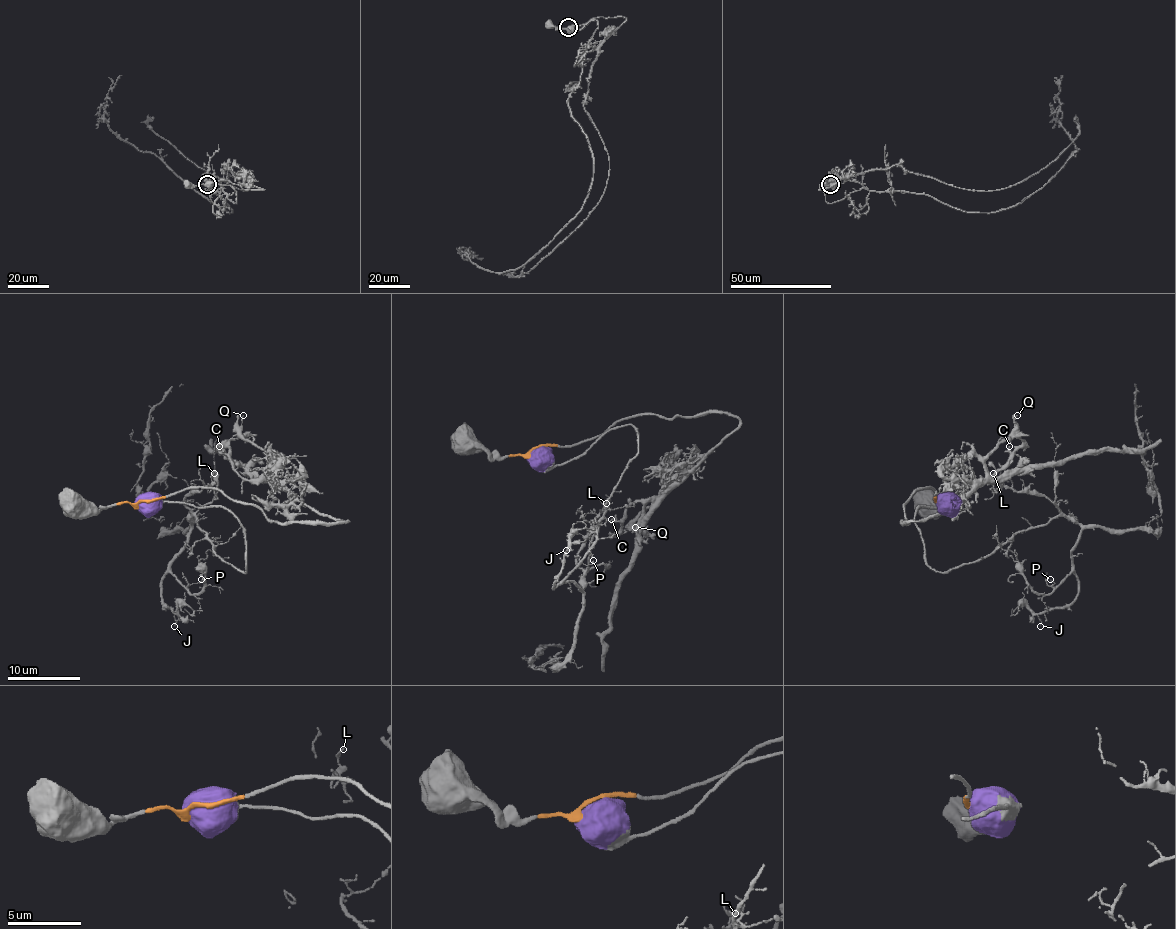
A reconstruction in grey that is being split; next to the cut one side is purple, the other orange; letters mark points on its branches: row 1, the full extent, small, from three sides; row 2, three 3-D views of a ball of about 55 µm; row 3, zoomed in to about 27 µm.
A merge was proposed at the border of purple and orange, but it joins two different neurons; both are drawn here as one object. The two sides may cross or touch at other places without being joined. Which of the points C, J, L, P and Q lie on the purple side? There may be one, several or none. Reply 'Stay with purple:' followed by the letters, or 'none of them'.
Stay with purple: J, L, P

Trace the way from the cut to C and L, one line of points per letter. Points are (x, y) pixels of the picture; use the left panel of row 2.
C: (141, 502), (215, 487), (279, 522), (347, 522), (318, 515), (266, 480), (246, 480), (219, 446)
L: (141, 502), (228, 509), (244, 533), (242, 573), (221, 558), (184, 504), (184, 498), (206, 487), (213, 473)

